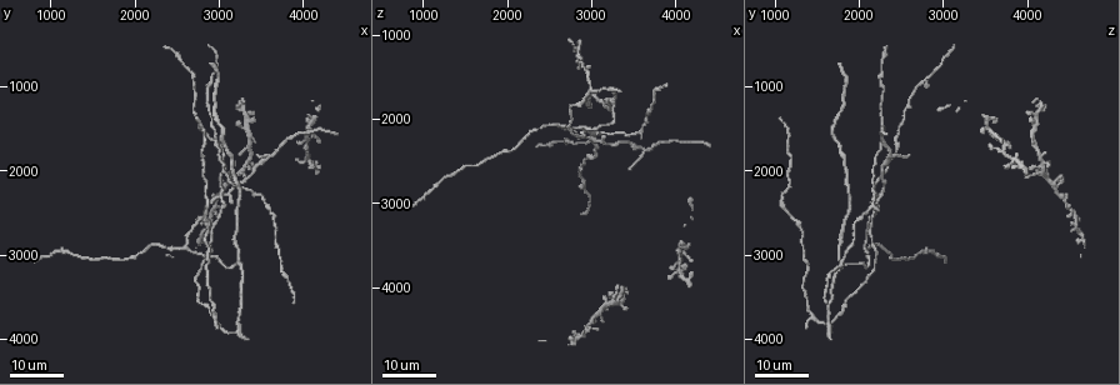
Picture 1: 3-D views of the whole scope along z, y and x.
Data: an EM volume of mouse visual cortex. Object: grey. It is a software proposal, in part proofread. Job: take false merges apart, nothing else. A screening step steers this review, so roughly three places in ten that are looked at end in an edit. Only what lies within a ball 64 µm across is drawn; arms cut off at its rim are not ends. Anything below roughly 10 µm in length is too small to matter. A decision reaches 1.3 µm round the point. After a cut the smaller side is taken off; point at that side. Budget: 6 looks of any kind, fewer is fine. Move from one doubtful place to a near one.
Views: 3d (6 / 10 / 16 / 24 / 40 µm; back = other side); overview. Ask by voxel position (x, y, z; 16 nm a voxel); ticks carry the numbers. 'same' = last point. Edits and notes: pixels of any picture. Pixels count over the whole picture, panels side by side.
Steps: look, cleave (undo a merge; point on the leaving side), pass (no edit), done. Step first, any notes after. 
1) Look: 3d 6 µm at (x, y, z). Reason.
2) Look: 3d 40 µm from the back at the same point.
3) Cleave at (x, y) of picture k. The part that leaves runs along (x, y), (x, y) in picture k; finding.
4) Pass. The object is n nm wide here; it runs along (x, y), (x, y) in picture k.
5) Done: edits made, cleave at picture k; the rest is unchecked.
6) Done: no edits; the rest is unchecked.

Look: 3d 16 µm at (2900, 2950, 2200). Calibre changes.

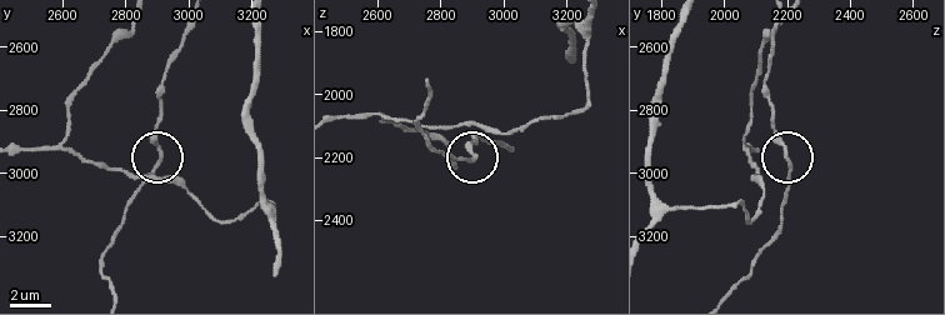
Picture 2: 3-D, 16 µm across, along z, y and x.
Look: 3d 10 µm at (2890, 2980, 2210).

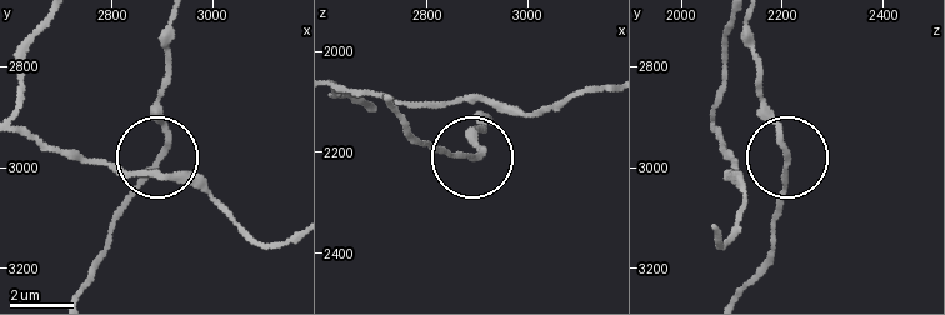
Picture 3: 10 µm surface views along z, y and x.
Pass. It runs along (390, 99), (423, 145), (476, 155), (471, 131) in picture 3; continuous, no second neuron.

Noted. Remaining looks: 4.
Look: 3d 24 µm at (2600, 2900, 2050). Three-way junction.

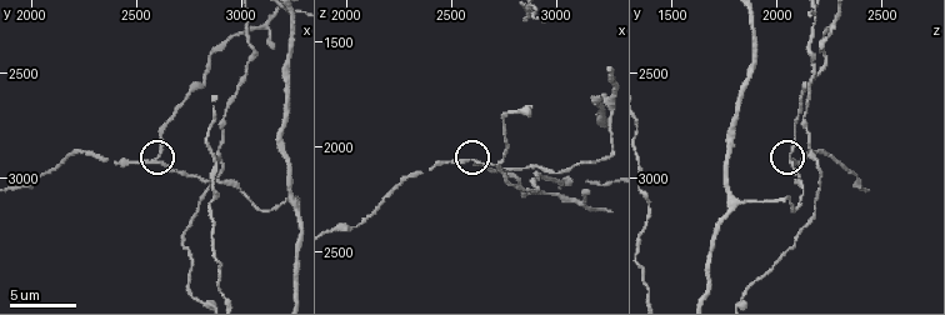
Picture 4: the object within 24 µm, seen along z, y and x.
Look: 3d 10 µm at (2600, 2920, 2050).

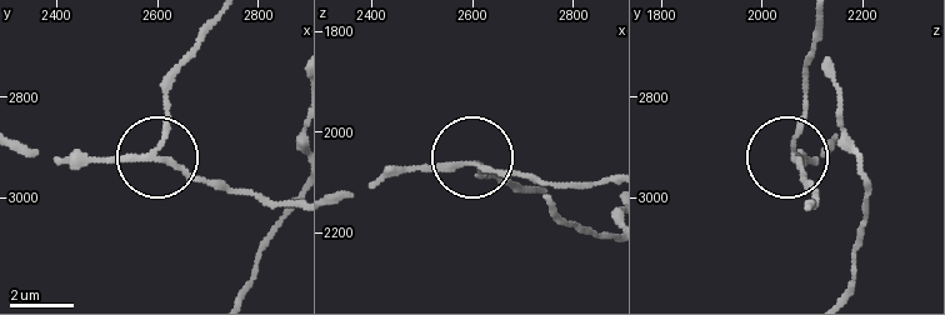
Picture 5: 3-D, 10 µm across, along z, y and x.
Cleave at (168, 120) of picture 5. 3 arms meet here; the part that leaves runs along (144, 153), (165, 123), (168, 74), (205, 26) in picture 5; a second neuron is stuck on.

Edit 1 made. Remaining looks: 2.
Look: 3d 24 µm at (3550, 2350, 2200). Thin neck.

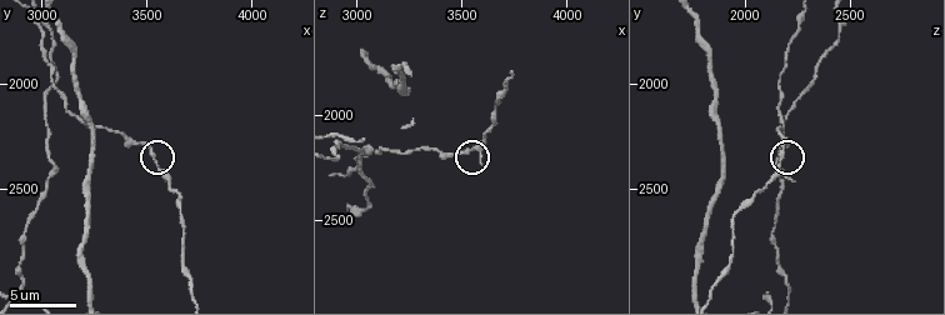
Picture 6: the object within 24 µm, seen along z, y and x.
Look: 3d 10 µm at (3550, 2400, 2170).

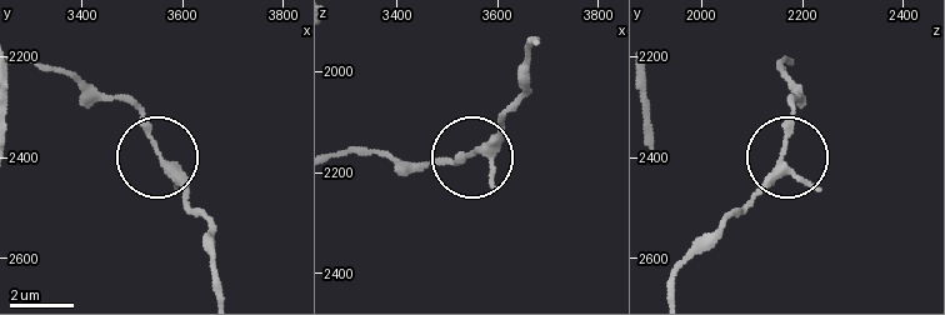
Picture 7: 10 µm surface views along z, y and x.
Pass. 3 arms meet here; it runs along (25, 63), (74, 73), (130, 103), (159, 159), (208, 221) in picture 7; all the same neuron.

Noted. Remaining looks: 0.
Done: edits made, cleave at picture 5; the rest is unchecked.

